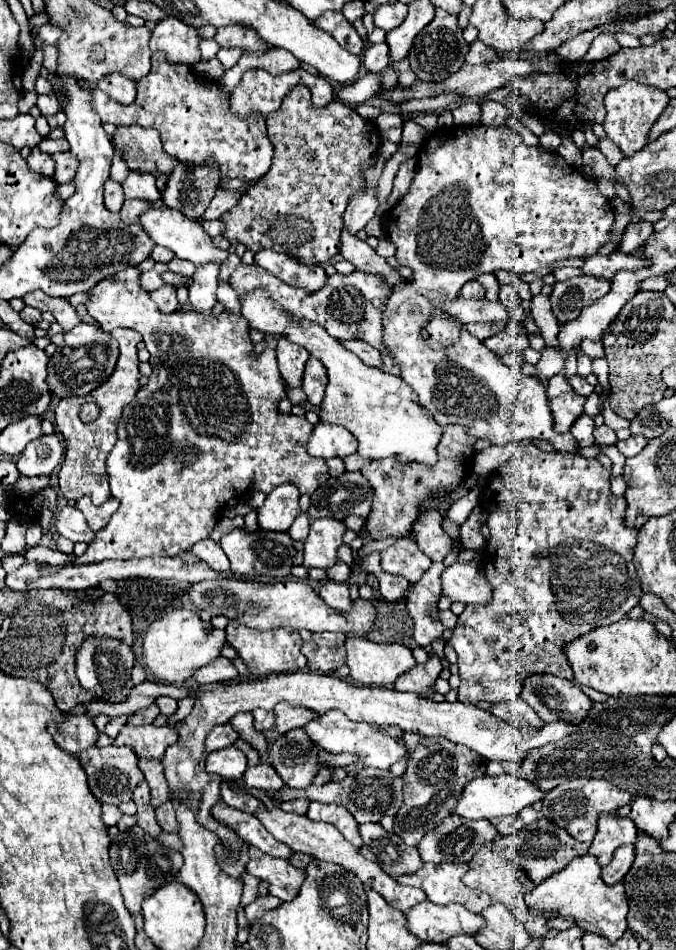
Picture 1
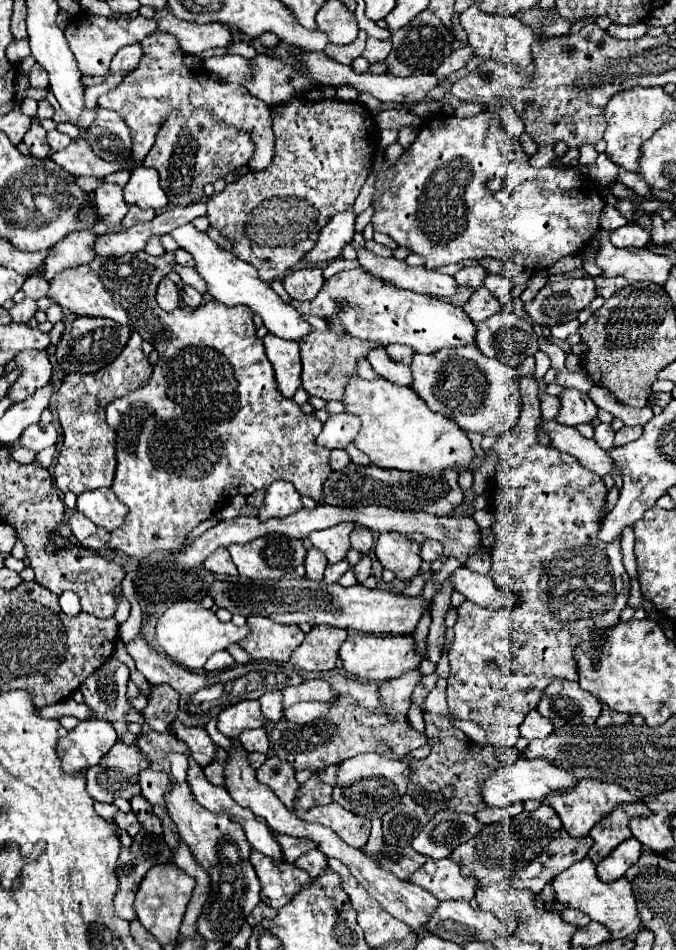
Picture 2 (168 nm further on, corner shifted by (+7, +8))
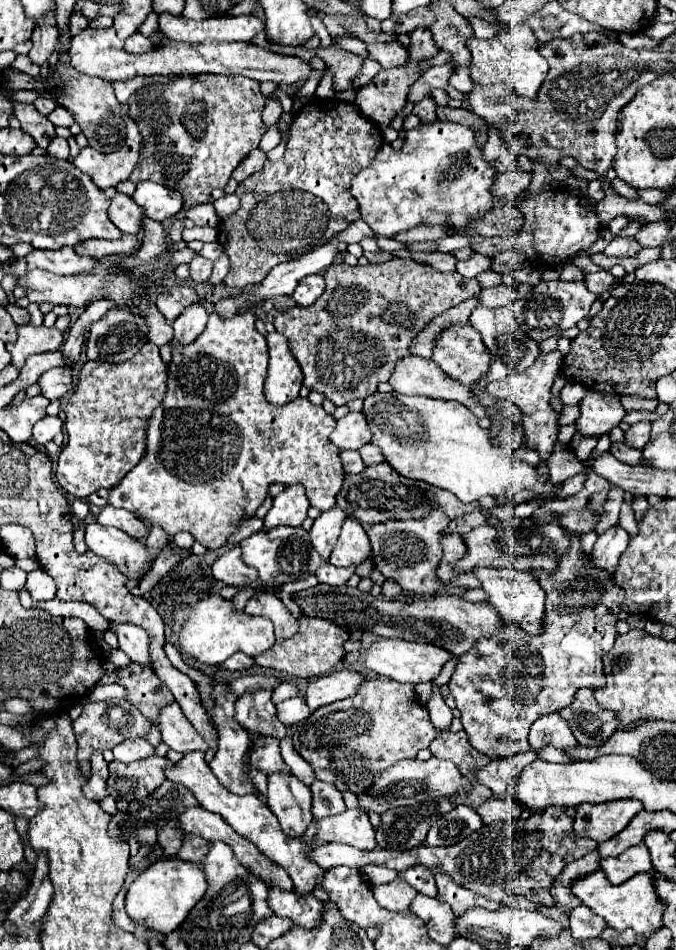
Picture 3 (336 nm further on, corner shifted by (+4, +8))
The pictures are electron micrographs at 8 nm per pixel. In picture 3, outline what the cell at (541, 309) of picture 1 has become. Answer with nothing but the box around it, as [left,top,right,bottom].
[576,391,626,439]

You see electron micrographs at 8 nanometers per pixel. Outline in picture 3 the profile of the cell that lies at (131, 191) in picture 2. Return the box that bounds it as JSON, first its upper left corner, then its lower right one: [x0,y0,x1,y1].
[132,181,184,223]

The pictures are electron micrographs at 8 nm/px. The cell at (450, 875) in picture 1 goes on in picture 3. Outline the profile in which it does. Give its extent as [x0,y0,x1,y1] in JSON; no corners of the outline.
[436,873,500,917]

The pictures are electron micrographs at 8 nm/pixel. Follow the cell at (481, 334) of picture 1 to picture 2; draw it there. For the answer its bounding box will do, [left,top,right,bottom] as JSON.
[463,287,501,325]

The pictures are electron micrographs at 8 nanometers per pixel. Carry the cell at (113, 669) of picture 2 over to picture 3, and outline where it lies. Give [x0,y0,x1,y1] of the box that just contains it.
[72,699,152,777]

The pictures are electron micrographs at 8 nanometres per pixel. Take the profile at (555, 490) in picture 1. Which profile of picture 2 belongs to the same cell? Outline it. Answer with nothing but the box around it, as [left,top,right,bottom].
[447,377,631,747]

